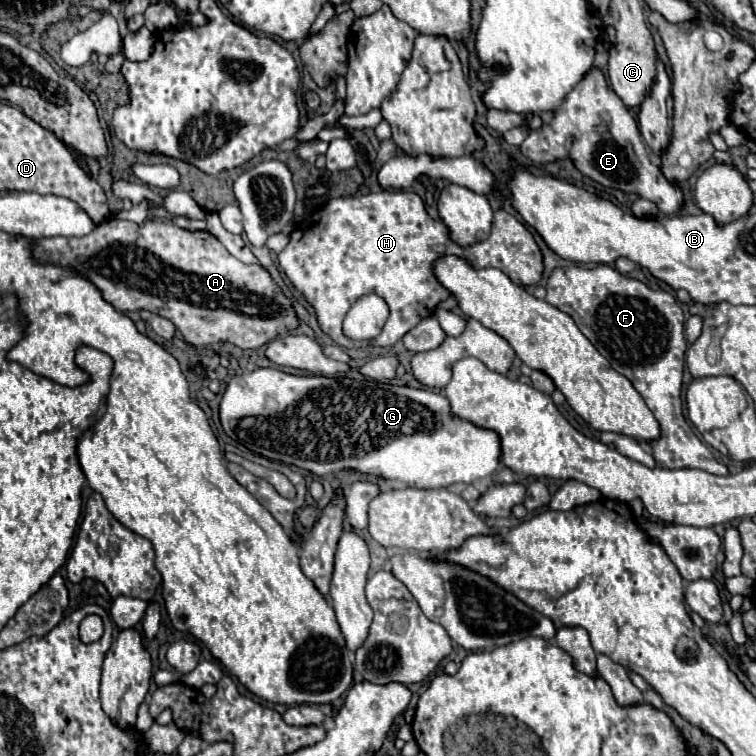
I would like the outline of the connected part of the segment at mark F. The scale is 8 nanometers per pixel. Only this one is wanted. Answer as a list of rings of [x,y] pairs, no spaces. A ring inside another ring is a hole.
[[[611,265],[597,267],[559,267],[547,279],[545,301],[571,315],[581,333],[595,349],[611,361],[611,367],[625,375],[661,425],[661,437],[651,441],[653,457],[667,469],[695,467],[713,475],[729,475],[727,465],[719,463],[707,445],[693,433],[683,417],[681,379],[685,365],[683,309],[667,291],[653,291],[637,279],[623,277]]]

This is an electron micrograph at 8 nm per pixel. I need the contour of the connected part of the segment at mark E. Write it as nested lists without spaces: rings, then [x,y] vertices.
[[[591,69],[583,81],[575,85],[565,101],[555,109],[553,121],[543,125],[539,131],[531,131],[521,143],[521,151],[537,163],[571,157],[583,175],[605,187],[637,193],[639,197],[653,201],[665,215],[673,215],[683,209],[681,189],[673,187],[663,177],[661,169],[649,161],[635,119],[629,115],[623,101],[611,93],[601,69]]]

